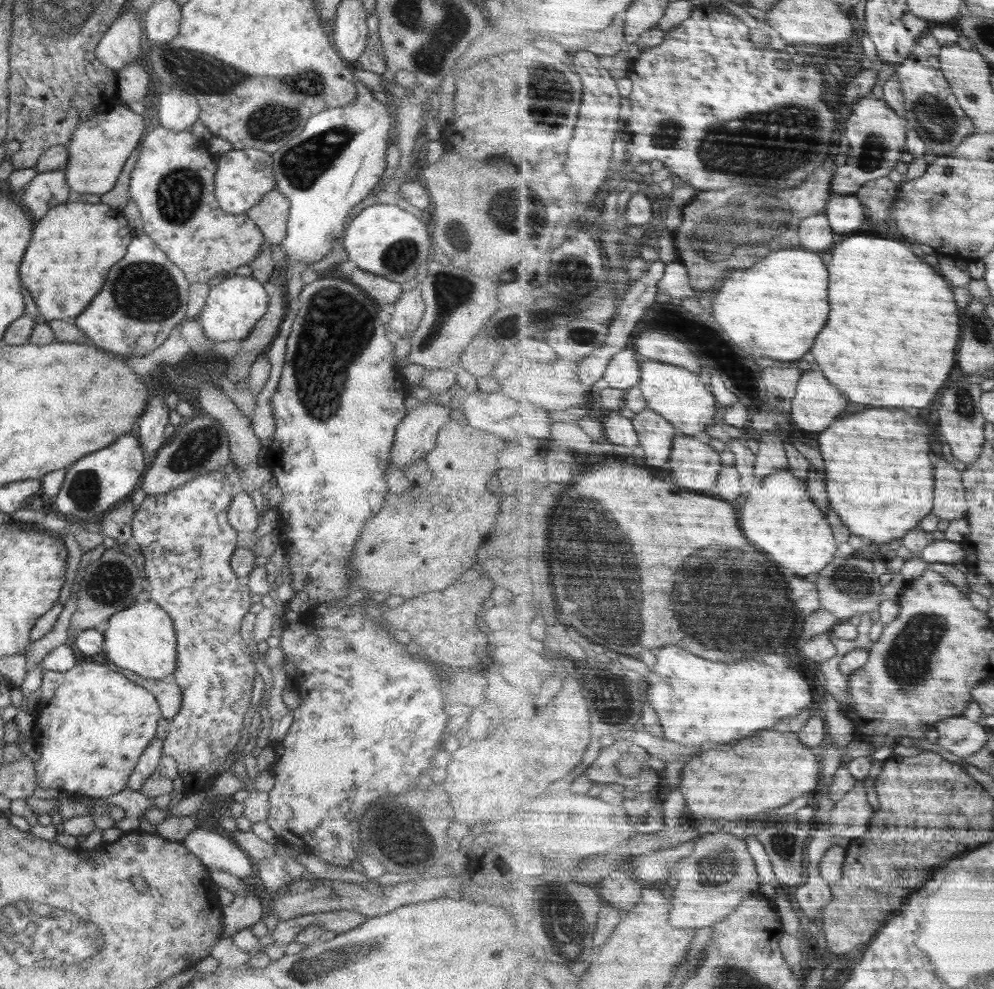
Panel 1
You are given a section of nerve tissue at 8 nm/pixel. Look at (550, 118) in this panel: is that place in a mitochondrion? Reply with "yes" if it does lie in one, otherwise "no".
yes

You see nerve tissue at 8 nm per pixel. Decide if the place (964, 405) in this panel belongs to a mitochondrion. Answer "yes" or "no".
yes

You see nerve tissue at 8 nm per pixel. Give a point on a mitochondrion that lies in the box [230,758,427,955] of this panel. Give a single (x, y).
(392, 831)

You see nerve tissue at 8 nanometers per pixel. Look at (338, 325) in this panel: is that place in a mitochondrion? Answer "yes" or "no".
yes

